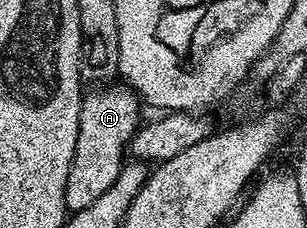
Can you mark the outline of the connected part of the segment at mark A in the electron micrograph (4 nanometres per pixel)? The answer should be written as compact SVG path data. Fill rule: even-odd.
M107 84L102 88L92 89L95 91L88 93L81 104L77 148L73 152L69 180L65 184L65 204L68 211L89 208L93 200L99 199L105 192L109 192L109 188L113 188L113 180L117 180L124 165L125 151L130 147L131 137L141 125L141 102L135 91L123 84L115 85Z

